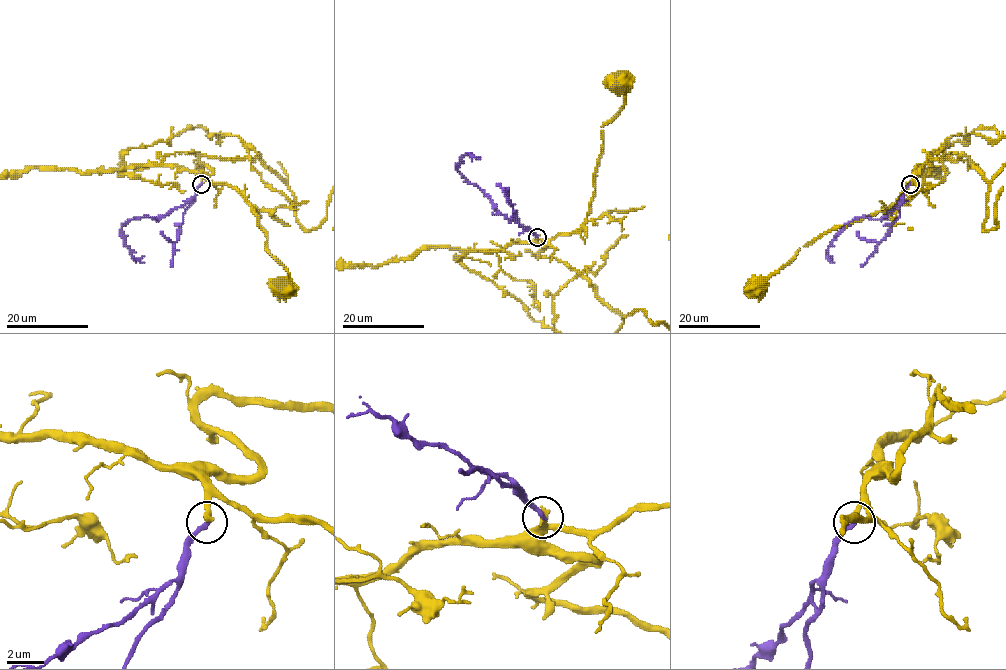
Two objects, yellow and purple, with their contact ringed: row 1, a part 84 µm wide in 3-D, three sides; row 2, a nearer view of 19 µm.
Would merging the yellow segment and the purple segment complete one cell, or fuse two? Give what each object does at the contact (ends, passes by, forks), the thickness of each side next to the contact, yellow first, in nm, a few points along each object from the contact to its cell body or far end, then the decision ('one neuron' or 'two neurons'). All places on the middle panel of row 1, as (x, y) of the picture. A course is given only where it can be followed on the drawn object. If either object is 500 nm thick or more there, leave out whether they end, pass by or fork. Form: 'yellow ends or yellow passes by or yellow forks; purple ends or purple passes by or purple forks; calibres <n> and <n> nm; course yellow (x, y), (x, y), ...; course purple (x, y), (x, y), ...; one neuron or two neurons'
yellow ends; purple ends; calibres 360 and 260 nm; course yellow (537, 236), (548, 239), (570, 234), (586, 221), (601, 152), (601, 127), (624, 104), (623, 89), (616, 81); course purple (537, 236), (516, 221), (509, 221), (478, 187), (458, 171), (457, 165), (465, 154), (480, 157); two neurons

